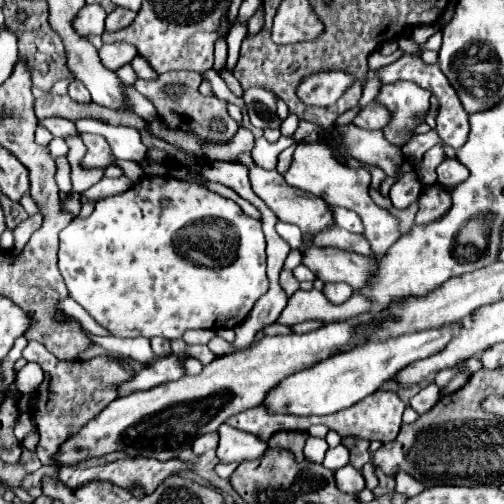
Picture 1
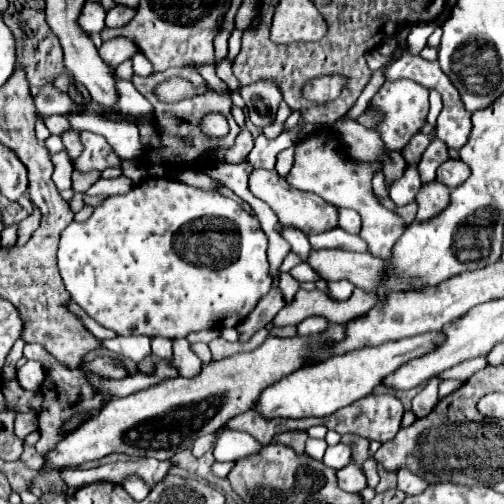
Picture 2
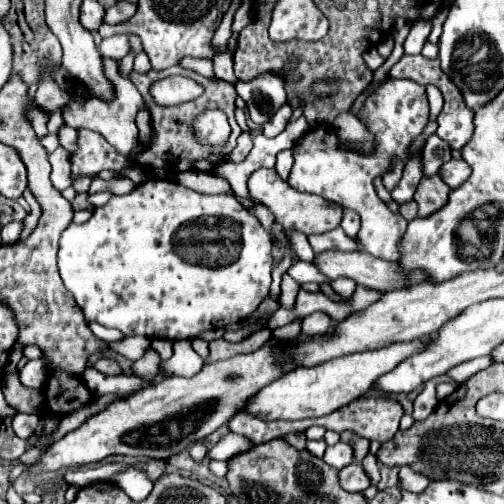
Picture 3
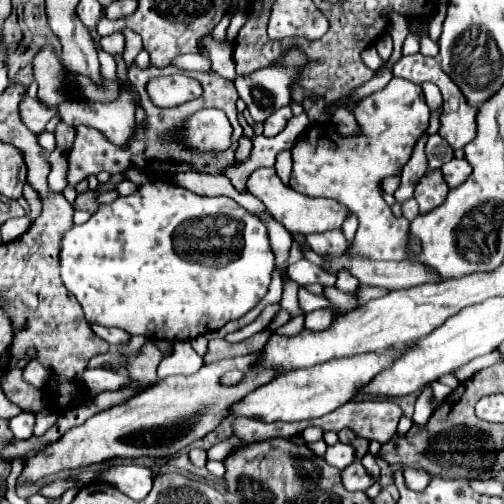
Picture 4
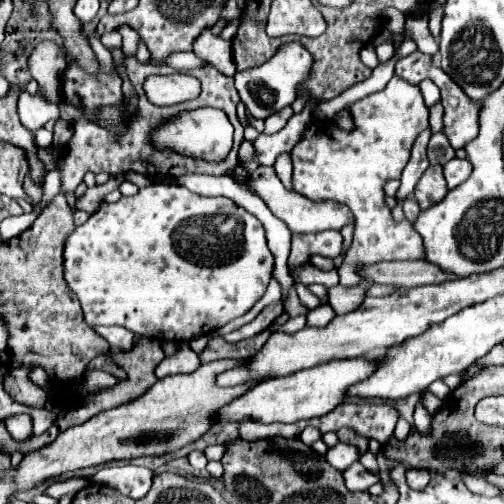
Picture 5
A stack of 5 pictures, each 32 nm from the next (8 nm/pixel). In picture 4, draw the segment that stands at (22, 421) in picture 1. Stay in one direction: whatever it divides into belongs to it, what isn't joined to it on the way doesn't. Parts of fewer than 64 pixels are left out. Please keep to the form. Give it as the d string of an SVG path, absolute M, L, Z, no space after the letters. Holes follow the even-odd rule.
M18 414L12 420L8 420L8 426L18 440L26 440L32 436L34 430L34 416L32 414Z

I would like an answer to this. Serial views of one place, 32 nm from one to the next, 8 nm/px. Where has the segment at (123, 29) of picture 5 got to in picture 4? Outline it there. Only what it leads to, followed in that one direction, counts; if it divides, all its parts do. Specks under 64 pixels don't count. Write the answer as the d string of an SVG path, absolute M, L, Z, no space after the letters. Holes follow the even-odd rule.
M122 30L124 38L126 38L126 48L124 48L124 62L126 66L130 66L130 62L136 58L136 54L142 50L142 40L140 36L136 36L136 32L132 30Z

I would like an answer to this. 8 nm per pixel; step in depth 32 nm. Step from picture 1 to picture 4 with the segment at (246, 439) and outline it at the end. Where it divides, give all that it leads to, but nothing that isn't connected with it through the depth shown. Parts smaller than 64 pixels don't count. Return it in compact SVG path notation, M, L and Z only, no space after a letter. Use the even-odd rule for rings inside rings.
M232 436L232 438L224 440L224 442L218 442L218 444L214 444L212 448L206 450L208 460L224 460L224 458L226 458L234 448L238 448L240 444L242 444L242 440L240 440L238 436Z

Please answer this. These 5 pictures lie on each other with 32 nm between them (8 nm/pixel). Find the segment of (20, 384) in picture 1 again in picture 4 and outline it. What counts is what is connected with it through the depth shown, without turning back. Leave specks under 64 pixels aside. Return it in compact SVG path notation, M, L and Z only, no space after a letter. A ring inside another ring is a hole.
M37 360L30 361L23 369L24 380L38 389L43 389L50 374Z

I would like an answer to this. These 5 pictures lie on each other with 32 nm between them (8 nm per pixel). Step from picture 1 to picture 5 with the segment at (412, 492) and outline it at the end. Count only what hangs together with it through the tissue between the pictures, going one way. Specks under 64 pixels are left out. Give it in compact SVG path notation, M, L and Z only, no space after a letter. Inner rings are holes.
M408 470L406 472L406 484L414 490L426 488L428 482L430 482L430 472L428 470Z

